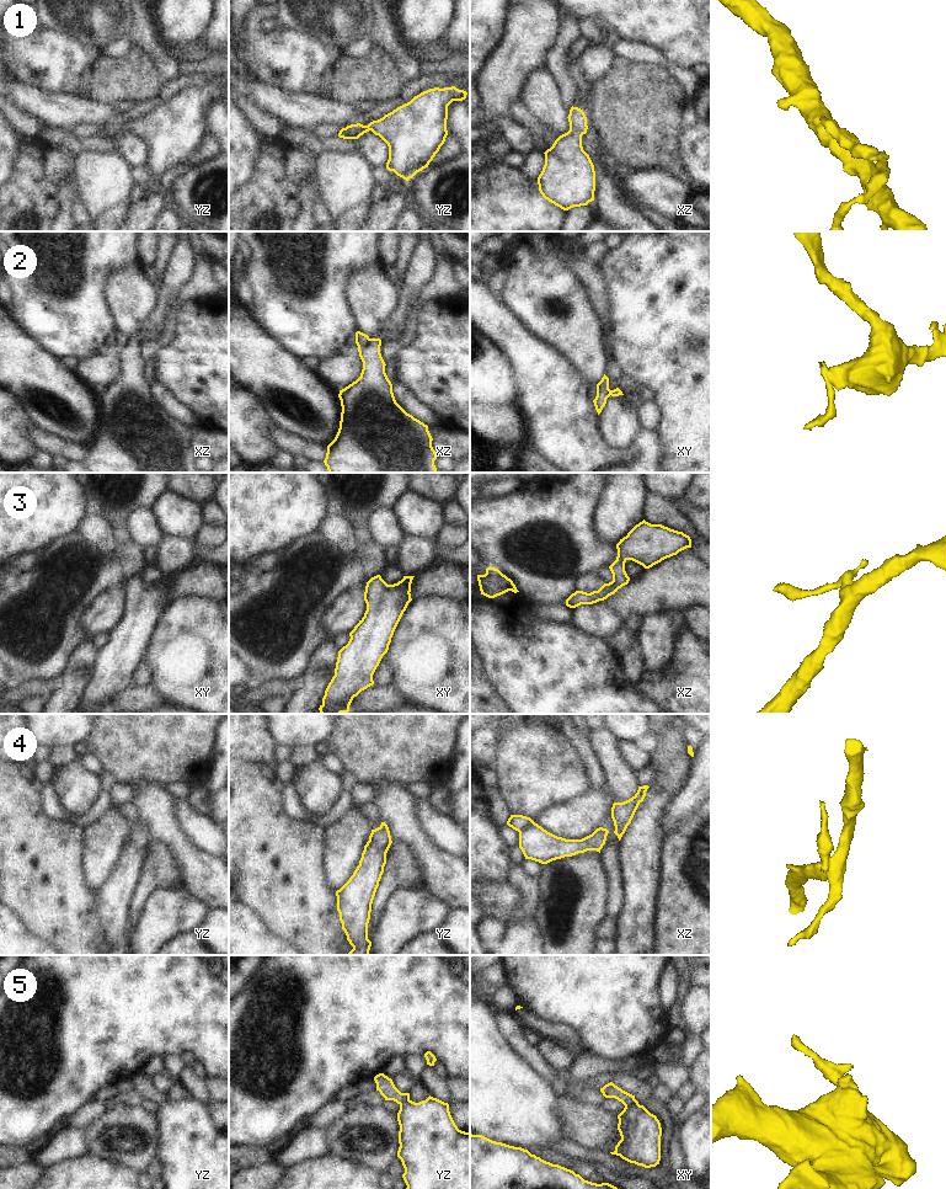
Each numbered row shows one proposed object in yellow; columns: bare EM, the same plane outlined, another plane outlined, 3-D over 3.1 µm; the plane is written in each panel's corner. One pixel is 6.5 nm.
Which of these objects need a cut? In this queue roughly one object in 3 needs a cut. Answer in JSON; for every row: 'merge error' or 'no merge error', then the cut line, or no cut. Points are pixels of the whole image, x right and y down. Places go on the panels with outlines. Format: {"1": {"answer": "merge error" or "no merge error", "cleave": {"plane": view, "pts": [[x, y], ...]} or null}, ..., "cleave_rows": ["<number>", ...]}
{"1": {"answer": "no merge error", "cleave": null}, "2": {"answer": "merge error", "cleave": {"plane": "xz", "pts": [[370, 339], [364, 345], [358, 346]]}}, "3": {"answer": "no merge error", "cleave": null}, "4": {"answer": "merge error", "cleave": {"plane": "xz", "pts": [[533, 821], [518, 831]]}}, "5": {"answer": "merge error", "cleave": {"plane": "xy", "pts": [[637, 1103], [628, 1103], [625, 1105]]}}, "cleave_rows": ["2", "4", "5"]}

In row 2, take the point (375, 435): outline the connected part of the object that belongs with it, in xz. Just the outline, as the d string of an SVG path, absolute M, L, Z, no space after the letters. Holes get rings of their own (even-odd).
M370 338L365 346L358 346L363 369L356 382L340 390L340 428L327 446L324 463L328 473L435 473L438 454L432 447L428 426L396 402L380 346L380 338Z

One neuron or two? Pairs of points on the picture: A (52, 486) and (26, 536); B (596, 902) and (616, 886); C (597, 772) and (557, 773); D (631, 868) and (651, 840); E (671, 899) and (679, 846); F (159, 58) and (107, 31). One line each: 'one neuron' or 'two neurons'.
A: one neuron
B: two neurons
C: two neurons
D: one neuron
E: one neuron
F: two neurons

